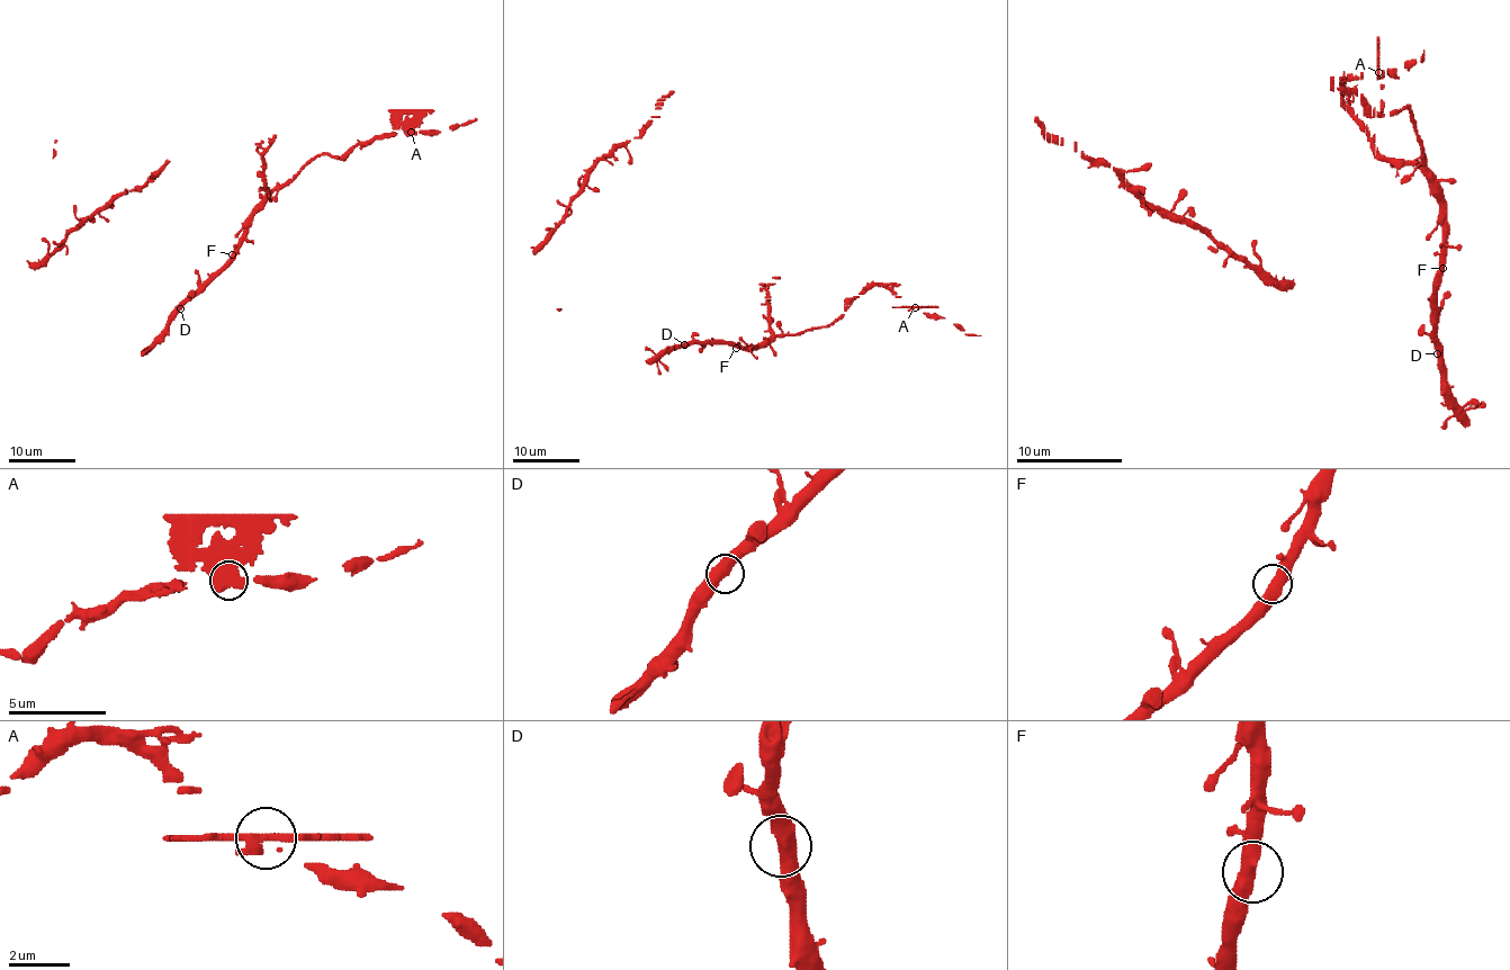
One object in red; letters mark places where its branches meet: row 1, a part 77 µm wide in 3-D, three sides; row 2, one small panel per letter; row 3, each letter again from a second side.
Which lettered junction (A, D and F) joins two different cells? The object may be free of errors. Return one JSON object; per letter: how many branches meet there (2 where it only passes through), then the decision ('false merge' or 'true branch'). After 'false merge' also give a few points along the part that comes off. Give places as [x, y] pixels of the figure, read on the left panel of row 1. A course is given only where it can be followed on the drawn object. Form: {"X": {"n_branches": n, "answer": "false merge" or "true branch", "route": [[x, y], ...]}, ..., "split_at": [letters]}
{"A": {"n_branches": 2, "answer": "false merge", "route": [[411, 133], [428, 113], [434, 110]]}, "D": {"n_branches": 2, "answer": "true branch"}, "F": {"n_branches": 2, "answer": "true branch"}, "split_at": ["A"]}

